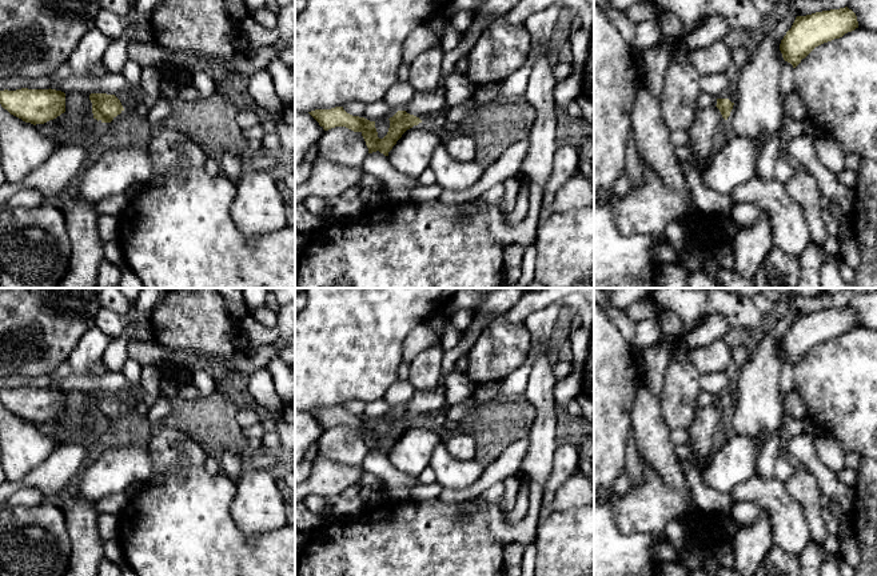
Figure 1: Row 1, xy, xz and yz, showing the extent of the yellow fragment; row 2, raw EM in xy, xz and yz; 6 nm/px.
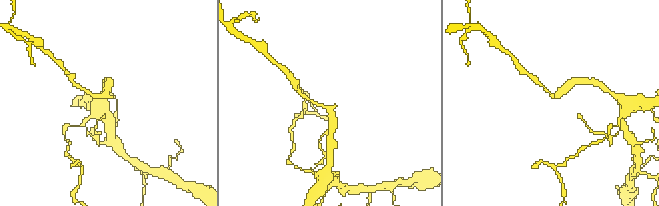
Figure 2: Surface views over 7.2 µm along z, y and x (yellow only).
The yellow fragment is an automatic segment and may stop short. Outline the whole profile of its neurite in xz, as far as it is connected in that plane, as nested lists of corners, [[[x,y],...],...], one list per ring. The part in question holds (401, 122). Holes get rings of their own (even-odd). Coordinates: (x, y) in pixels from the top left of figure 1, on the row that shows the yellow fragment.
[[[436,85],[432,91],[416,92],[414,99],[403,111],[398,111],[390,117],[390,128],[383,139],[378,137],[375,121],[347,113],[343,107],[331,109],[315,109],[308,112],[324,129],[346,127],[354,132],[360,132],[368,153],[379,151],[384,156],[402,137],[402,135],[422,121],[430,121],[439,111],[447,105],[445,87]]]

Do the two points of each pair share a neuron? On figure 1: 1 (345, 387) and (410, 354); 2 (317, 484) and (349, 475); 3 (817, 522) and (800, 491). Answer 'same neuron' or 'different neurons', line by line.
1: different neurons
2: same neuron
3: same neuron

